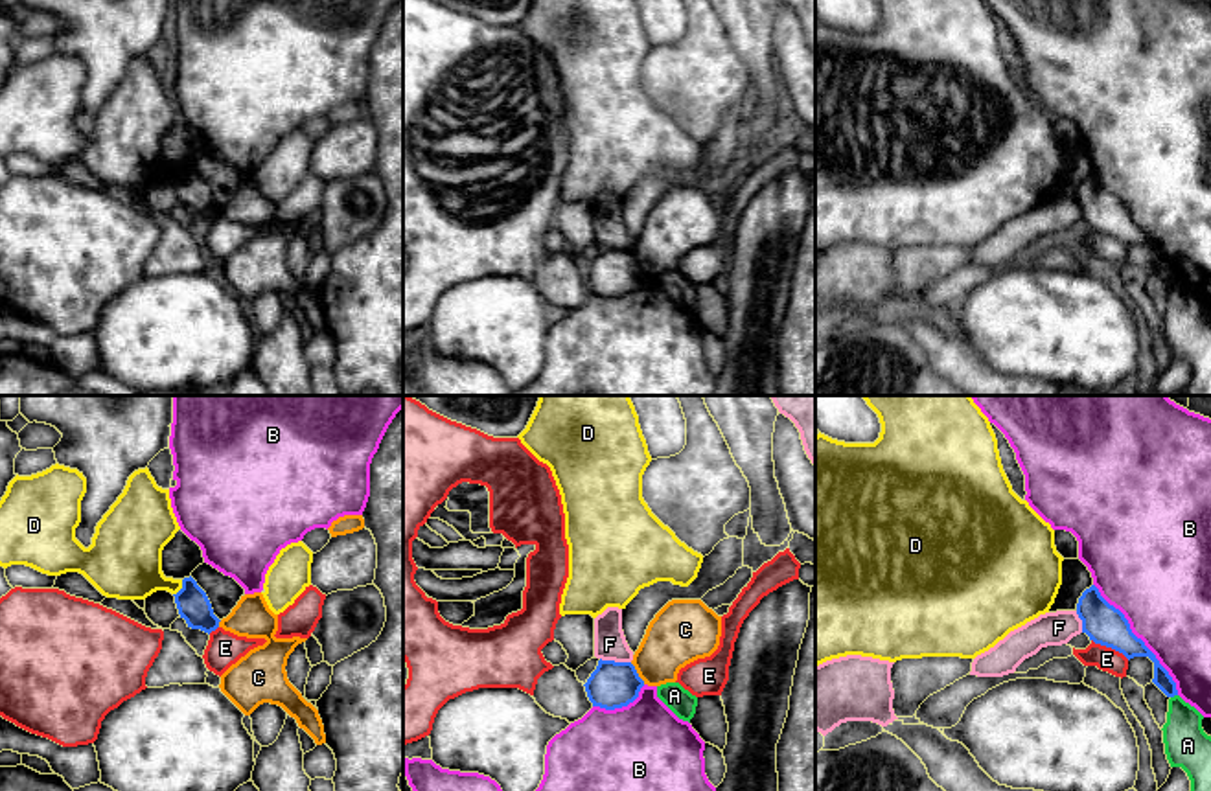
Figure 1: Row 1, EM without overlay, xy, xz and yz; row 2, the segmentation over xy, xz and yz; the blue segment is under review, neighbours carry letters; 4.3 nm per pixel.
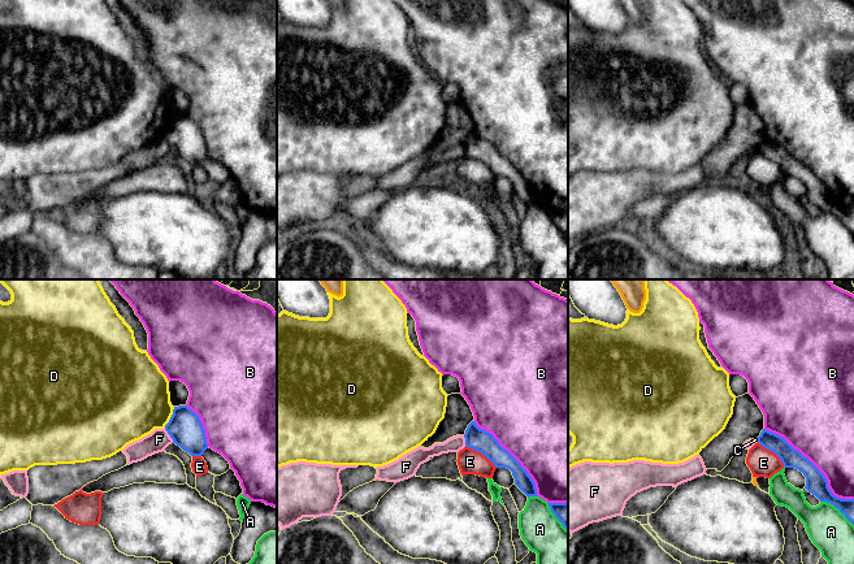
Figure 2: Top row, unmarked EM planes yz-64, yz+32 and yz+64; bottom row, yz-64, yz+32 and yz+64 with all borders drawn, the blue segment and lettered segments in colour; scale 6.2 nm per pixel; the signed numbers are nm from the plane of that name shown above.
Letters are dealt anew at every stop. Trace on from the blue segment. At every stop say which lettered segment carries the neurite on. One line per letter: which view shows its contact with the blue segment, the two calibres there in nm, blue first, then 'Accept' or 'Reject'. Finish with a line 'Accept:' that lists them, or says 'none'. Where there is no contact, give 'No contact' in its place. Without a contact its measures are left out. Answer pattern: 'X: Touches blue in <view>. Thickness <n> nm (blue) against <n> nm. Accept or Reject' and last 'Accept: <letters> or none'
A: Touches blue in yz. Thickness 80 nm (blue) against 190 nm. Reject
B: Touches blue in yz. Thickness 170 nm (blue) against 420 nm. Reject
C: Touches blue in xz. Thickness 200 nm (blue) against 260 nm. Reject
D: Touches blue in xy. Thickness 140 nm (blue) against 280 nm. Reject
E: Touches blue in yz. Thickness 170 nm (blue) against 110 nm. Reject
F: Touches blue in xz. Thickness 200 nm (blue) against 140 nm. Reject
Accept: none

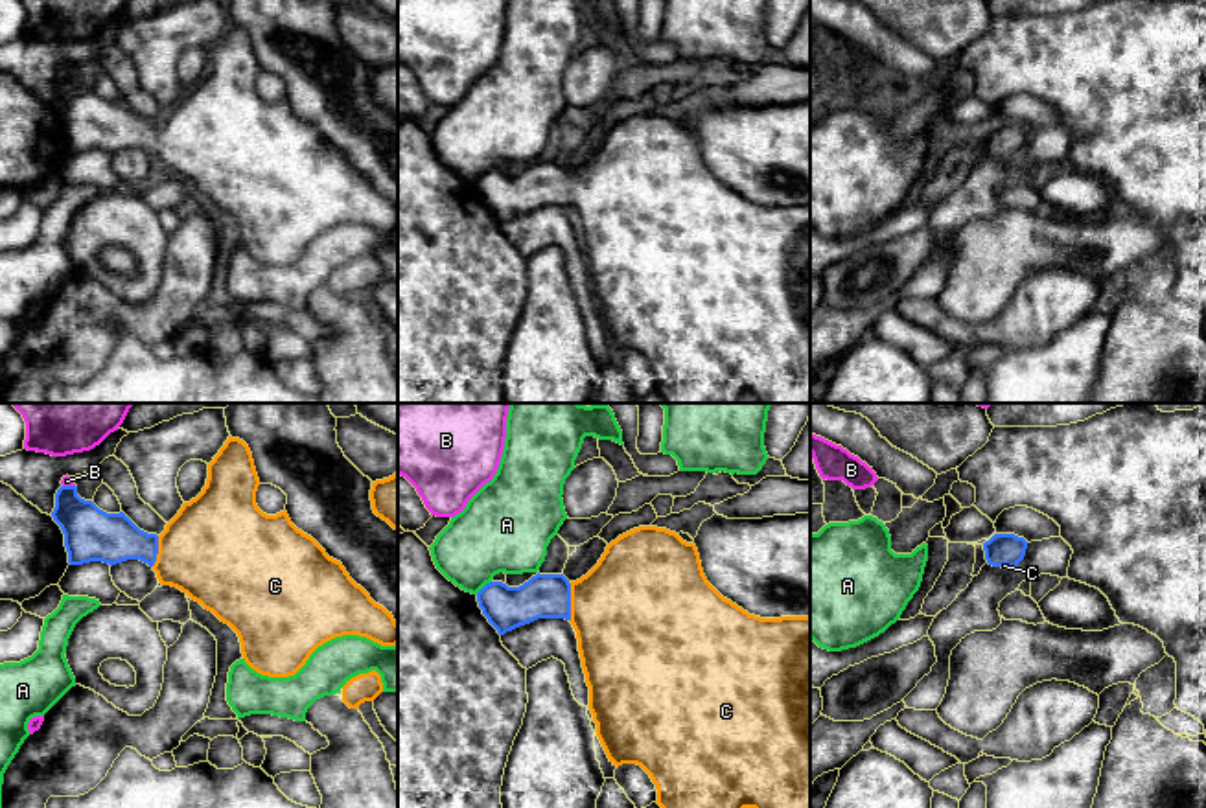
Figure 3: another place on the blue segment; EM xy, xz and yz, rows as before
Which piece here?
A: Touches blue in xz. Thickness 190 nm (blue) against 360 nm. Reject
B: Touches blue in xy. Thickness 240 nm (blue) against 50 nm. Reject
C: Touches blue in xz. Thickness 190 nm (blue) against 460 nm. Accept
Accept: C

